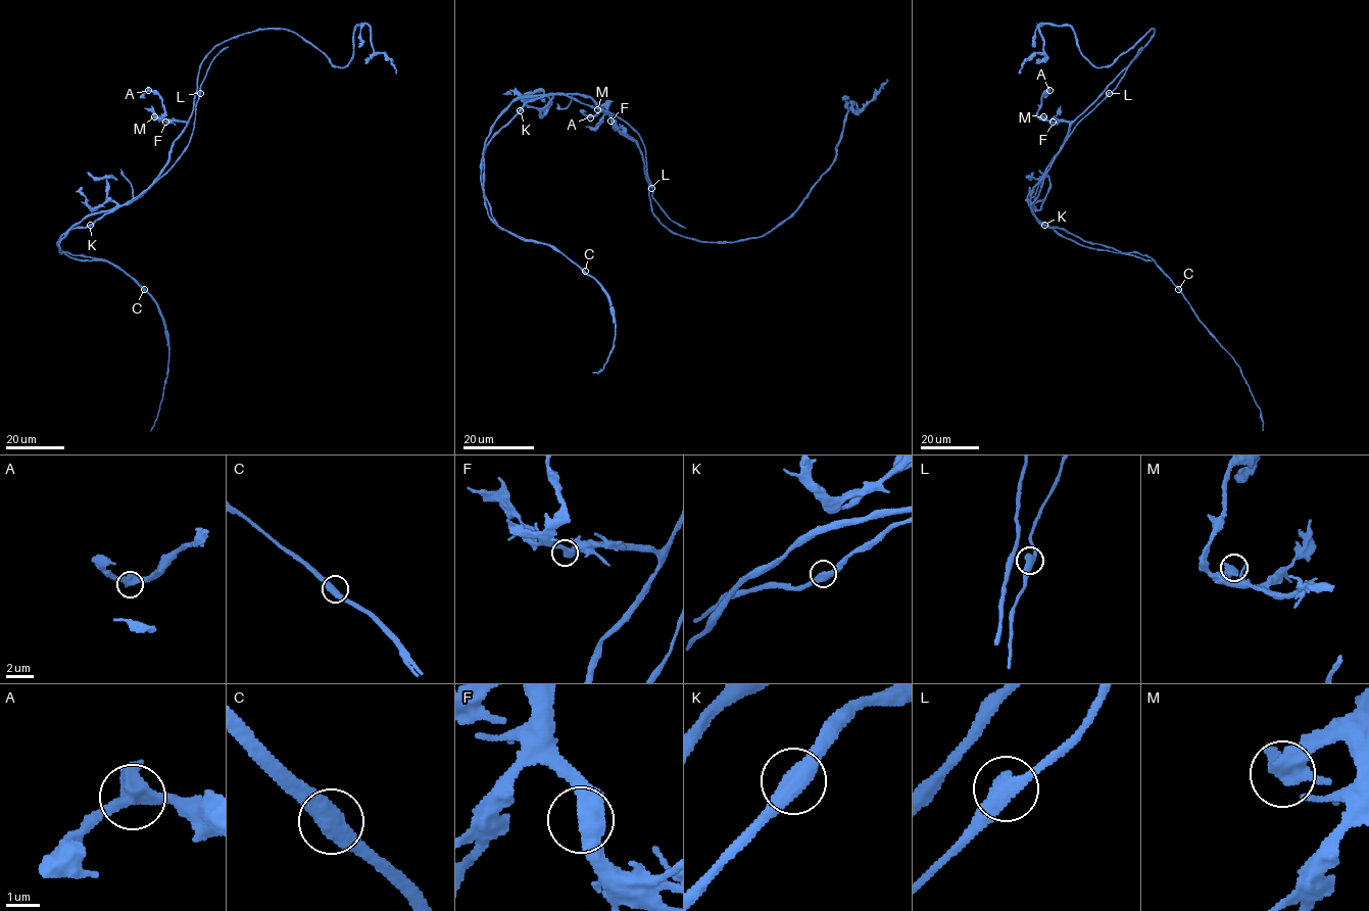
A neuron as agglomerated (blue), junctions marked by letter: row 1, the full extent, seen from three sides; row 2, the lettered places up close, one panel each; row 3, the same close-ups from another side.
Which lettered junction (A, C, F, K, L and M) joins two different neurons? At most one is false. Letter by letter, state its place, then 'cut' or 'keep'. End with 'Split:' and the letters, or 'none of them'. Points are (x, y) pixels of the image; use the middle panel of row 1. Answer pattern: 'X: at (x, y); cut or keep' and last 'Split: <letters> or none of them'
A: at (590, 117); keep
C: at (585, 271); cut
F: at (610, 121); keep
K: at (520, 110); keep
L: at (651, 188); keep
M: at (597, 109); keep
Split: C

